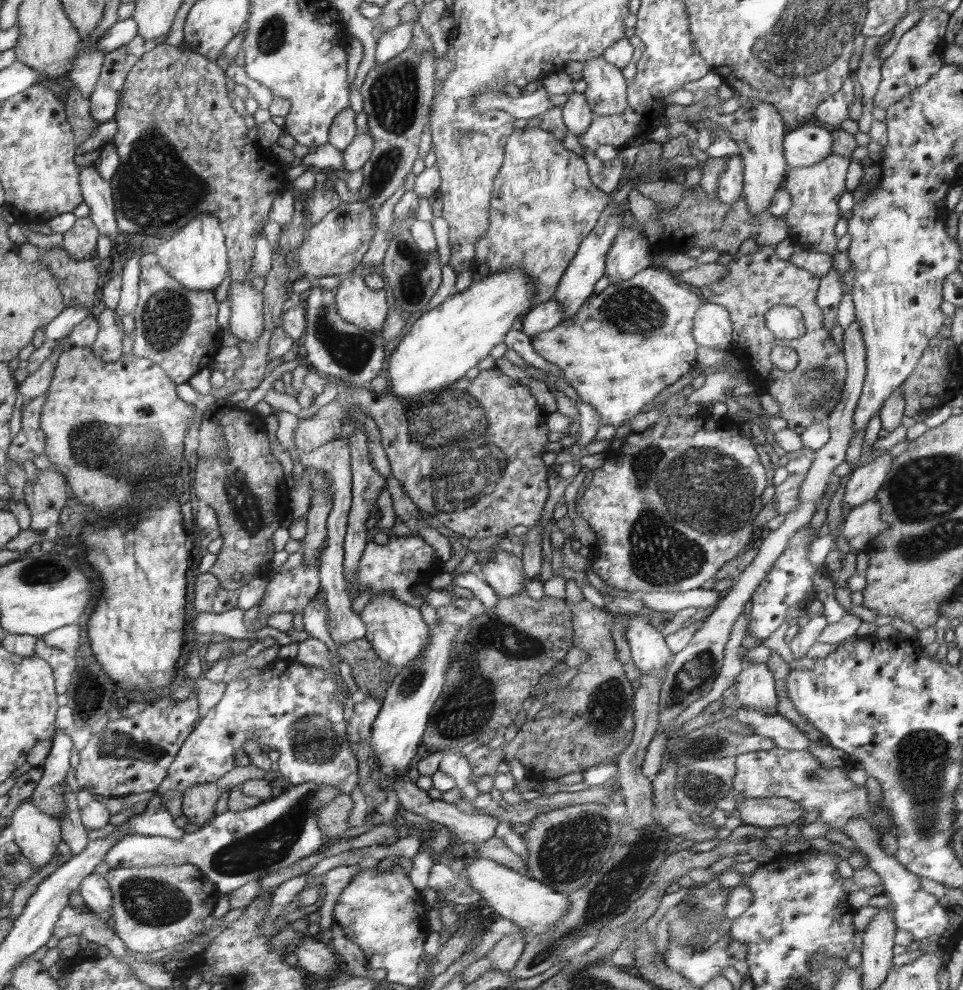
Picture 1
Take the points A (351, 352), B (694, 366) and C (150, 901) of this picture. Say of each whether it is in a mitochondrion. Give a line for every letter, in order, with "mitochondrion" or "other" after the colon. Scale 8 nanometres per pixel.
A: mitochondrion
B: other
C: mitochondrion

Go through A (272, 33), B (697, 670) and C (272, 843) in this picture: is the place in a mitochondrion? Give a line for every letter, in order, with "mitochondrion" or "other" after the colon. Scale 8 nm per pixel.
A: mitochondrion
B: mitochondrion
C: mitochondrion

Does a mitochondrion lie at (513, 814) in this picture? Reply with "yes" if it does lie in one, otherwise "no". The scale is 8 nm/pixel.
no

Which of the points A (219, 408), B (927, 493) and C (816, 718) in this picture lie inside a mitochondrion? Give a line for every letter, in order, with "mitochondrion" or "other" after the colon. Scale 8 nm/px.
A: other
B: mitochondrion
C: other

